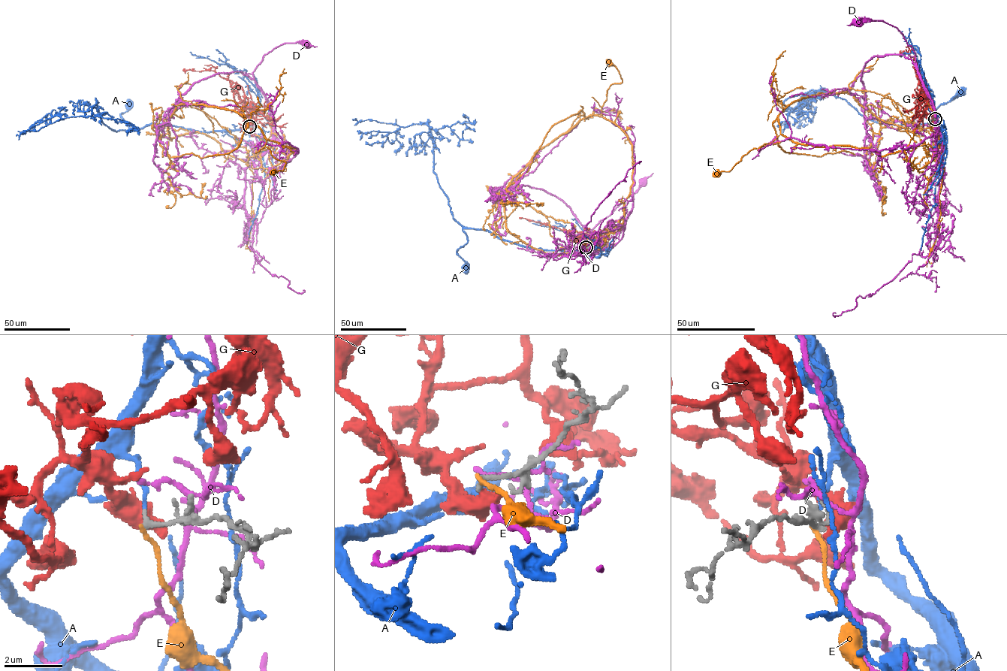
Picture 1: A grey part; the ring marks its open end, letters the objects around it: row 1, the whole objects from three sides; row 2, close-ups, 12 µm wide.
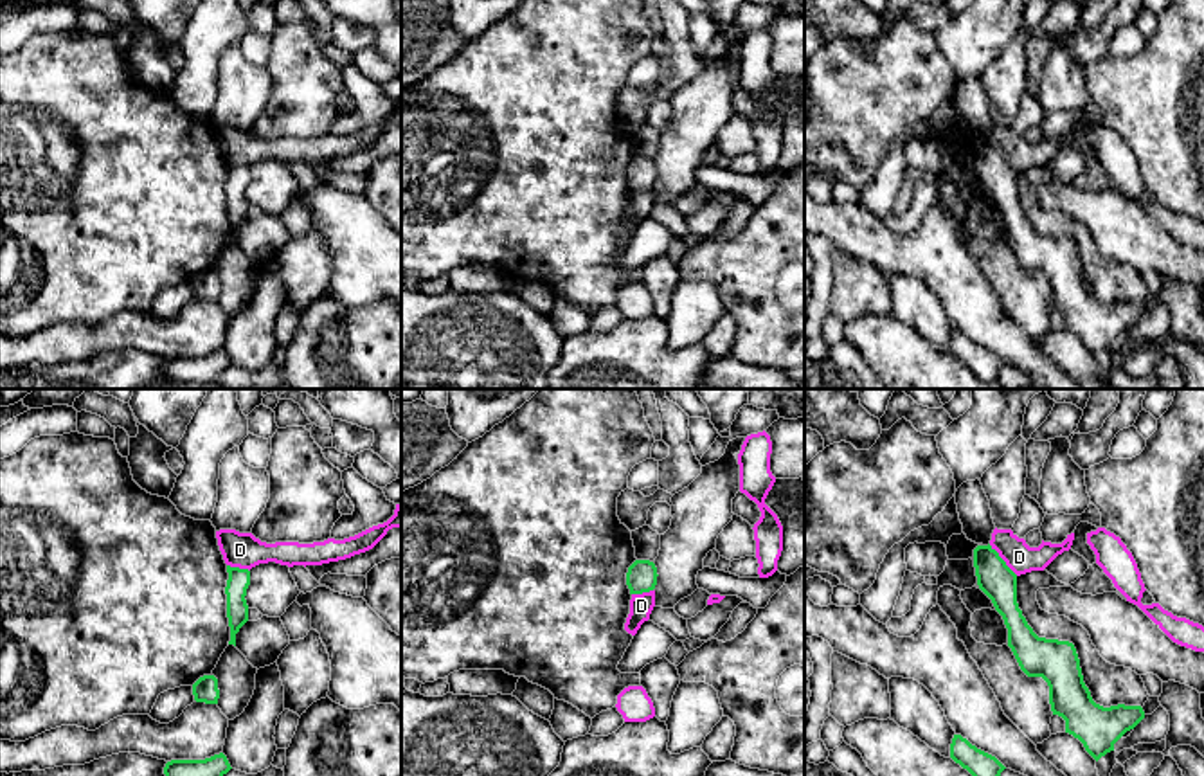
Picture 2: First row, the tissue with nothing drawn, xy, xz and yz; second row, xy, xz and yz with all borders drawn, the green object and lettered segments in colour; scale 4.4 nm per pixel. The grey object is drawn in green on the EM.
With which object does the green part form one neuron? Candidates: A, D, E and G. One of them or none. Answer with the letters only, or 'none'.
A

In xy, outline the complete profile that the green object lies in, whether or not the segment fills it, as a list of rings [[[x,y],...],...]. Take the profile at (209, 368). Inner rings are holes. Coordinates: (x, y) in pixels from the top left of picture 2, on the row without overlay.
[[[223,349],[205,356],[171,356],[164,364],[166,376],[180,382],[221,383],[221,374],[230,367]]]

